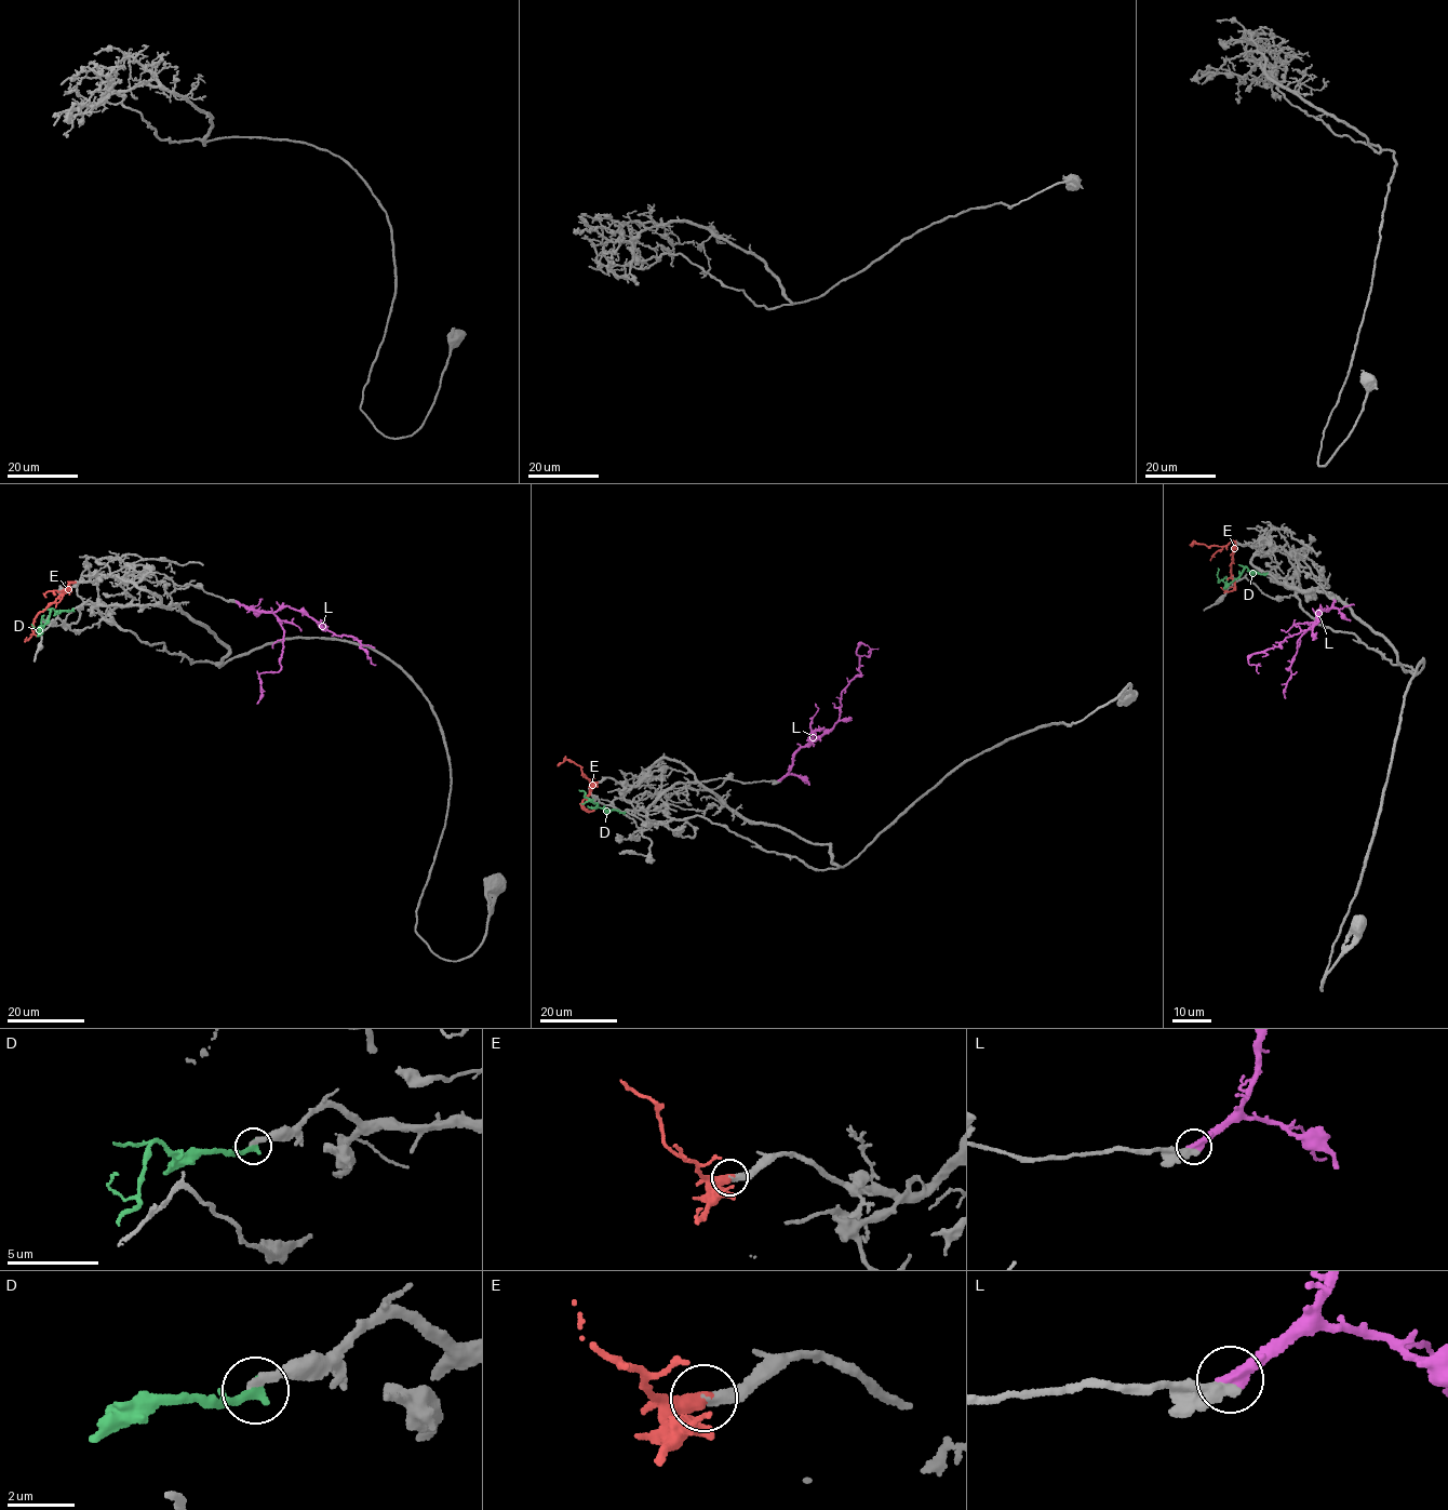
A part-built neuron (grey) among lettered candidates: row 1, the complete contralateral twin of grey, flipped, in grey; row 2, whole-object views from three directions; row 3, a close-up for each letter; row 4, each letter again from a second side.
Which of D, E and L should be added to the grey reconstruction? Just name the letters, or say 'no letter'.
E

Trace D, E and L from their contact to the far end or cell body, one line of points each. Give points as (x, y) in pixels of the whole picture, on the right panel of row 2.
D: (1265, 574), (1245, 566), (1229, 584), (1220, 582), (1218, 569)
E: (1235, 542), (1231, 569), (1234, 587), (1228, 591), (1220, 587)
L: (1333, 600), (1329, 609), (1315, 613), (1321, 611), (1316, 625), (1309, 630), (1250, 654), (1247, 663), (1259, 672)

